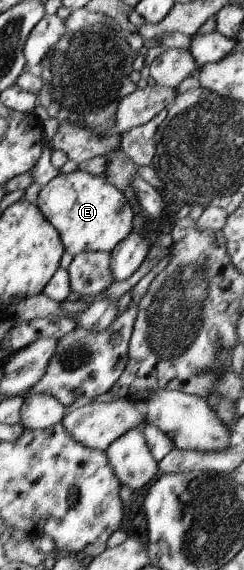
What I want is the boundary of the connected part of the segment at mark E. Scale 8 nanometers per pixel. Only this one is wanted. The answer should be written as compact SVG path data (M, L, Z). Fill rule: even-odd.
M78 169L68 174L60 173L41 187L37 194L36 206L58 233L63 249L72 256L82 251L110 252L132 229L133 210L129 202L104 175L94 176Z

